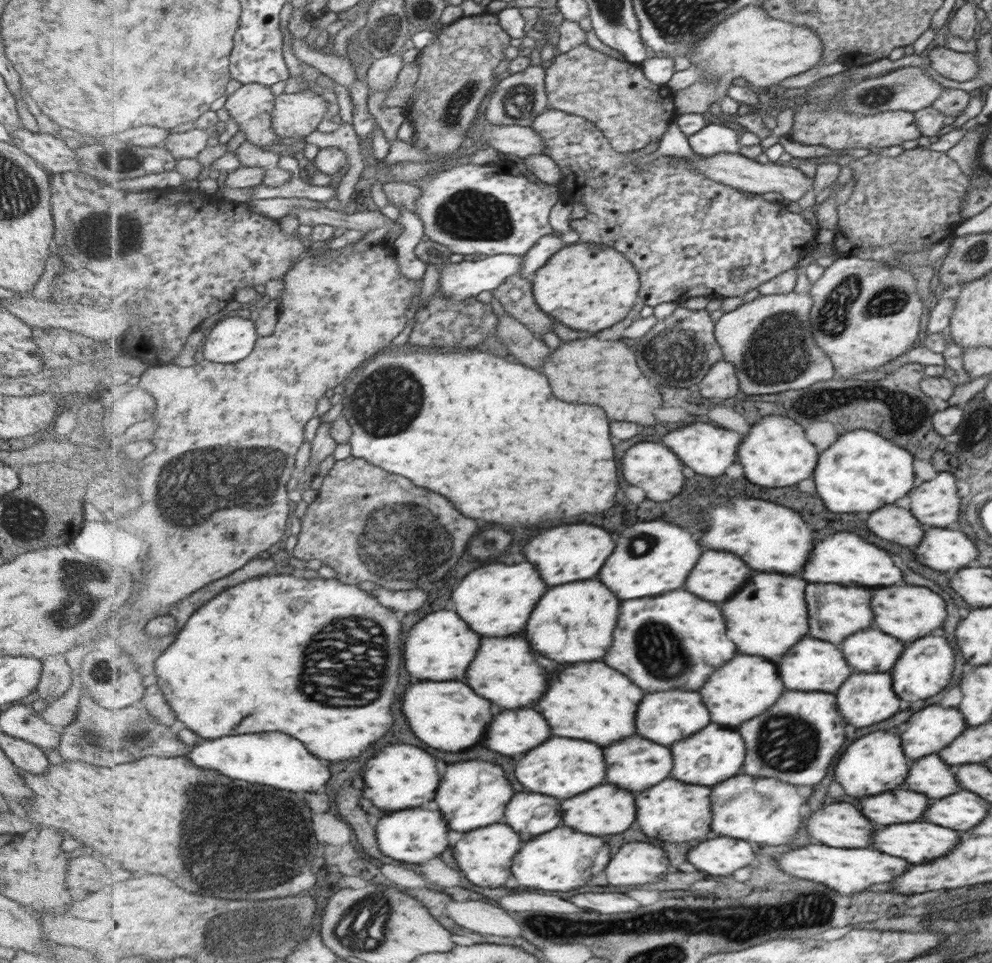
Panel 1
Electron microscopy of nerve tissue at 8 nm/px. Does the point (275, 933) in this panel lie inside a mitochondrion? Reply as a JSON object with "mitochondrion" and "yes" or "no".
{"mitochondrion":"yes"}

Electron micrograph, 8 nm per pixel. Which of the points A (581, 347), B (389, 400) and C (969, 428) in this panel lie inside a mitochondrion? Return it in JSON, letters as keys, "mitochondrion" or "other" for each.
{"A":"other","B":"mitochondrion","C":"other"}

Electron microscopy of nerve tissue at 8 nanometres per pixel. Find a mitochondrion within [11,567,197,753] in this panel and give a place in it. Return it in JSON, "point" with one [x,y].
{"point":[134,737]}

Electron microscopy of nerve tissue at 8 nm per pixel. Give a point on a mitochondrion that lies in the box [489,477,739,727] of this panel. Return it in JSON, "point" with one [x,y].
{"point":[660,650]}

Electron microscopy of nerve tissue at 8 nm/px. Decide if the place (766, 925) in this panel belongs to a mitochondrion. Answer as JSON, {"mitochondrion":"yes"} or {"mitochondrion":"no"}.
{"mitochondrion":"yes"}

